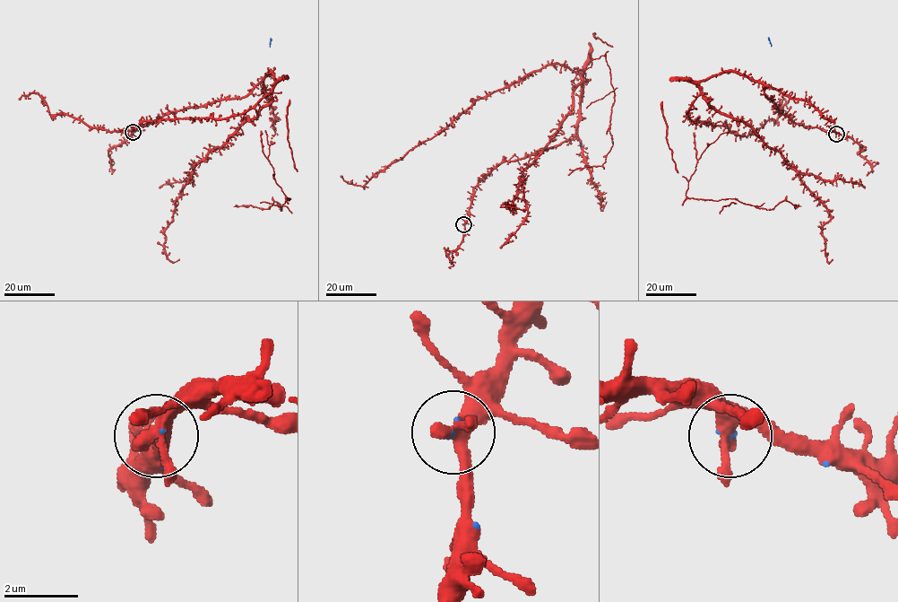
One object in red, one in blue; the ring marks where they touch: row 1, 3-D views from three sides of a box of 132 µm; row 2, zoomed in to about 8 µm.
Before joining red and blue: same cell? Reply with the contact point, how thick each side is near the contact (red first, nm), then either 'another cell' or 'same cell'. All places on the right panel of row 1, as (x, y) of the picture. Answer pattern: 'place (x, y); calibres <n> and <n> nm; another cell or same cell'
place (836, 134); calibres 320 and 50 nm; same cell

